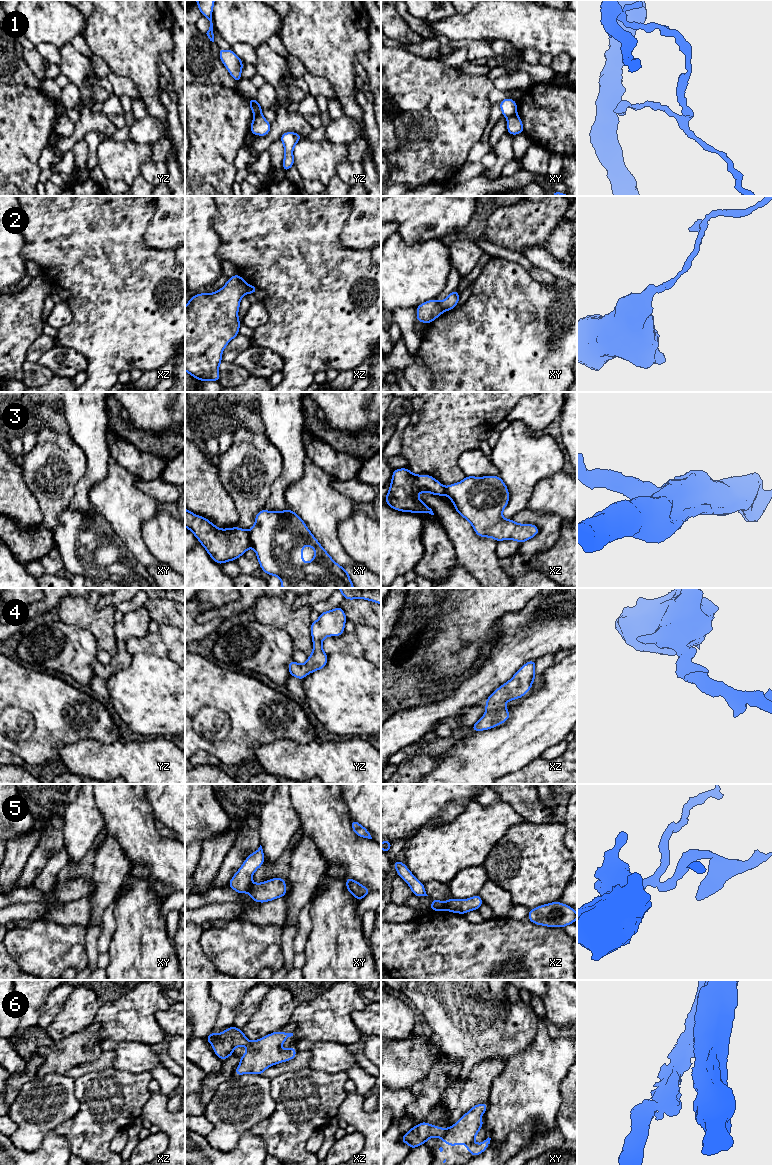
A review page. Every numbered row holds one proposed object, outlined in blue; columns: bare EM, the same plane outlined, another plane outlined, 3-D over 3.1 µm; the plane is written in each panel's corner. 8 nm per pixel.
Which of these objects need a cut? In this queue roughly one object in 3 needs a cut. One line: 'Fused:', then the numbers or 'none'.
Fused: 1, 2, 3, 5, 6

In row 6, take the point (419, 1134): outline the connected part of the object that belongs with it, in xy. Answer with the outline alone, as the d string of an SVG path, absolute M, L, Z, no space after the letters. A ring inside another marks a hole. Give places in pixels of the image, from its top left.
M422 1121L419 1125L413 1126L409 1132L405 1133L401 1138L401 1142L408 1144L410 1149L414 1149L426 1143L431 1137L442 1138L447 1130L448 1128L440 1128Z

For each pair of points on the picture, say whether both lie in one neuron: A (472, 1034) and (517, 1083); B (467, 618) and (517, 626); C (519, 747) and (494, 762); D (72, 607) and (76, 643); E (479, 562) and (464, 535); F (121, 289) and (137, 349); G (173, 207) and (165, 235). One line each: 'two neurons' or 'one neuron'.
A: two neurons
B: two neurons
C: one neuron
D: two neurons
E: one neuron
F: one neuron
G: one neuron

